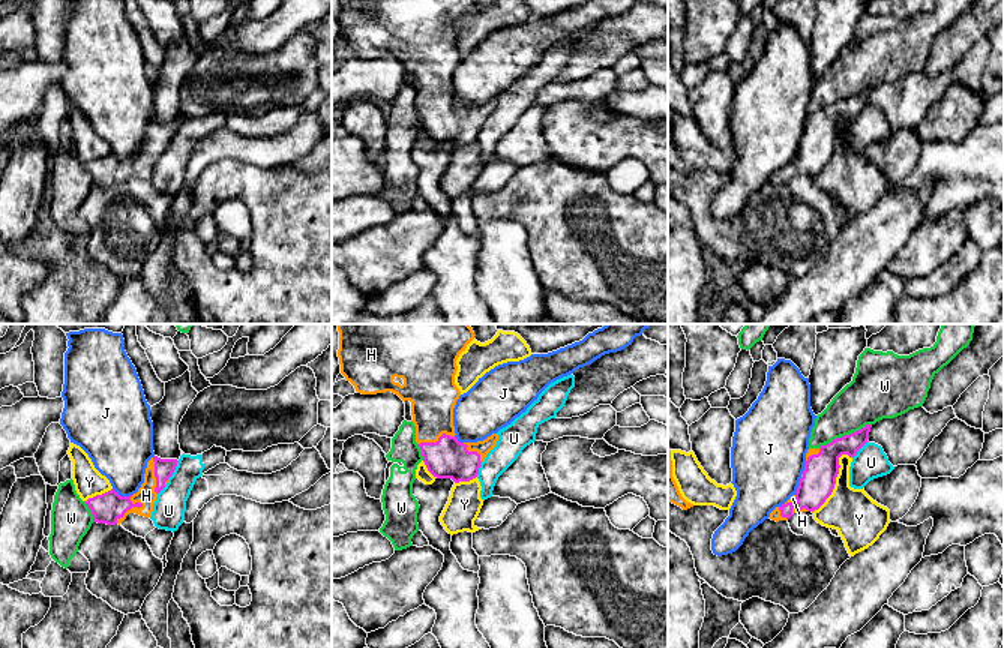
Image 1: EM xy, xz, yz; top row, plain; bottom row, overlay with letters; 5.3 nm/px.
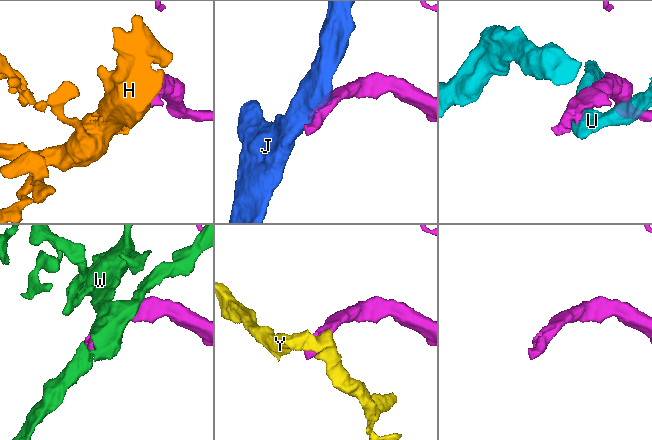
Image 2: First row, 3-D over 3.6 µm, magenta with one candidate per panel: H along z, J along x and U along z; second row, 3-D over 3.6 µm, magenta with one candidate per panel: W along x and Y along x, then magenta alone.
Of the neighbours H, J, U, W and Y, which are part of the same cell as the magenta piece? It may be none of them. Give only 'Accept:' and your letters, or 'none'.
Accept: H

